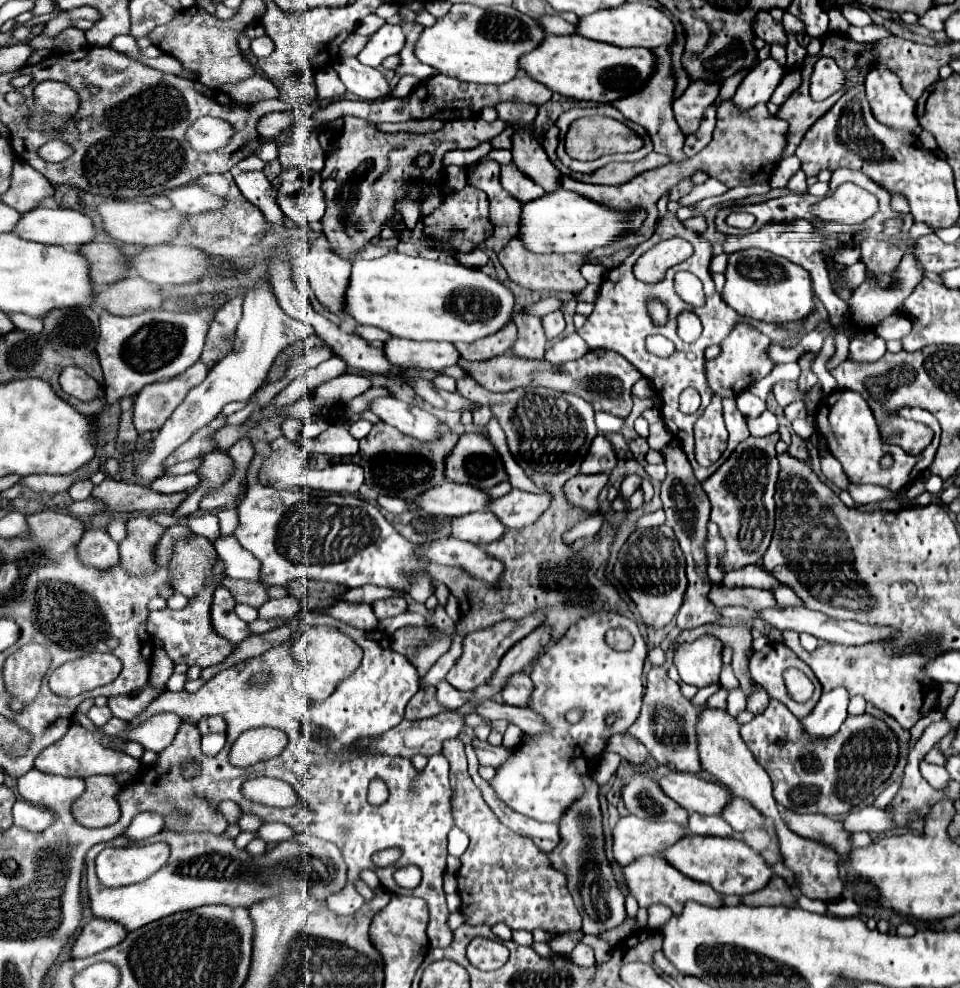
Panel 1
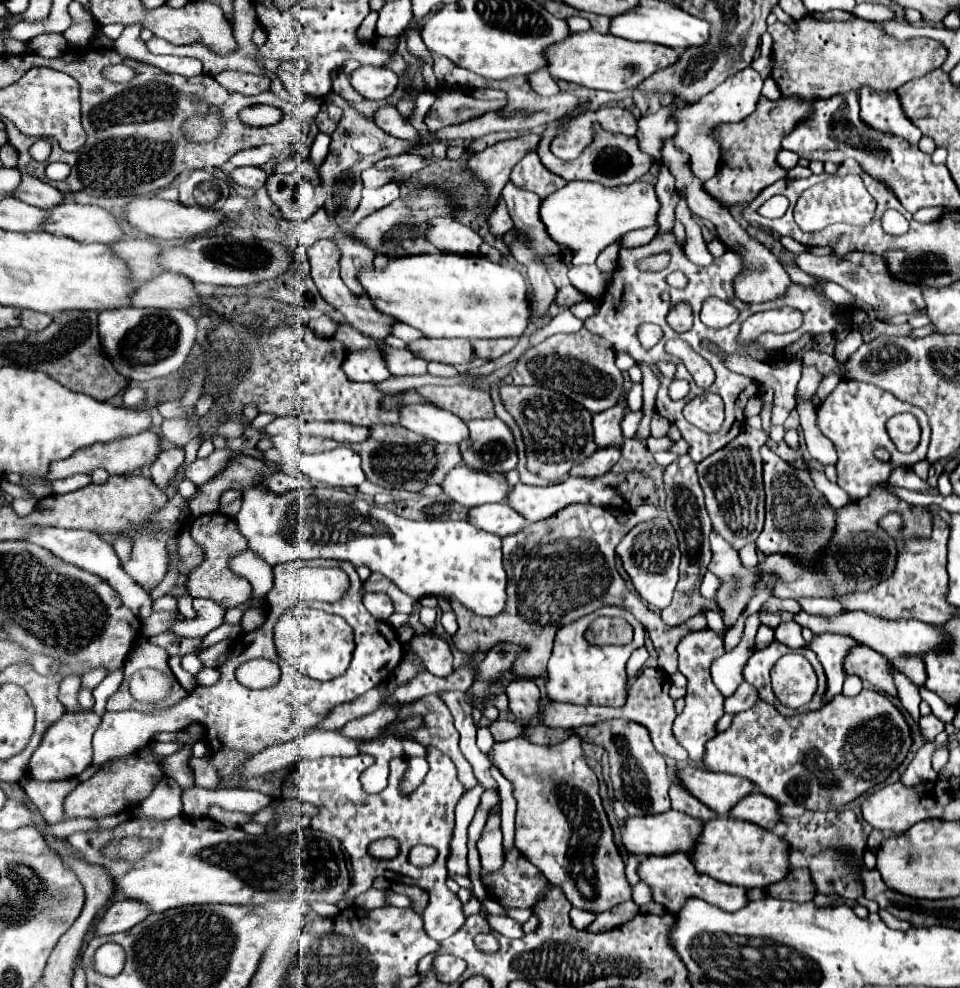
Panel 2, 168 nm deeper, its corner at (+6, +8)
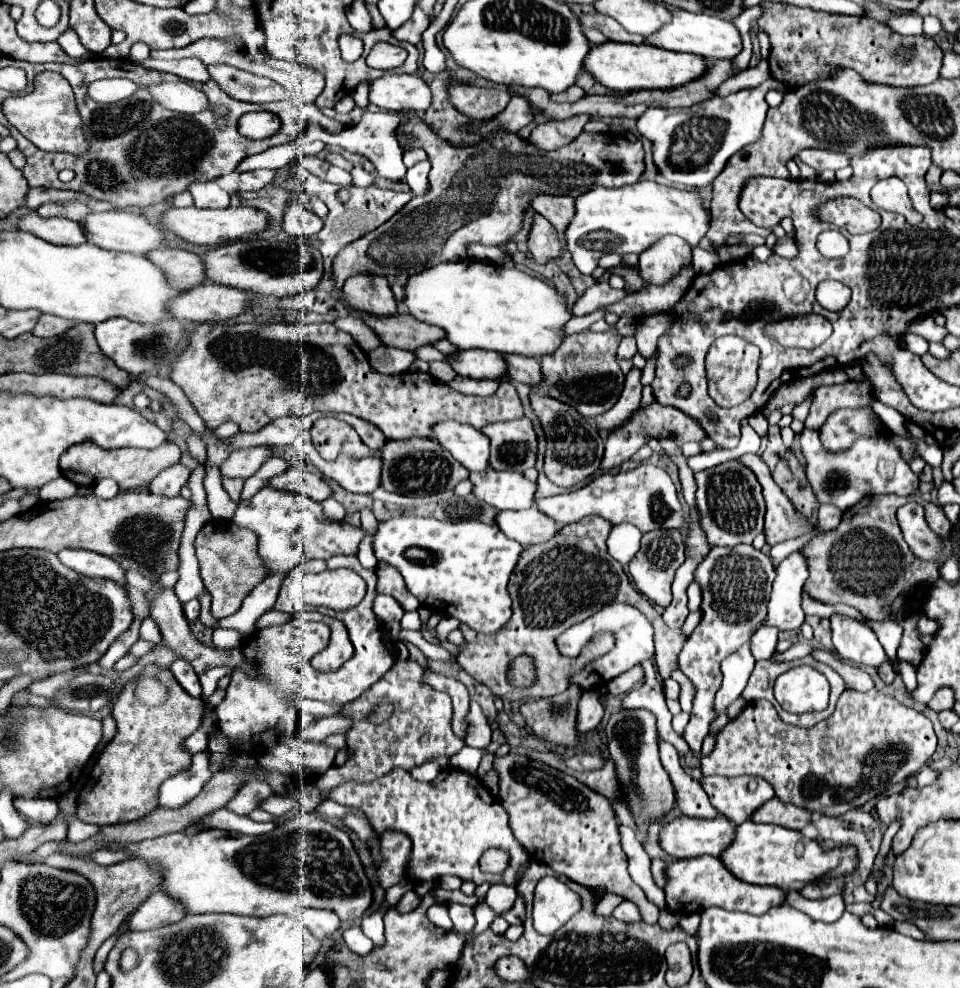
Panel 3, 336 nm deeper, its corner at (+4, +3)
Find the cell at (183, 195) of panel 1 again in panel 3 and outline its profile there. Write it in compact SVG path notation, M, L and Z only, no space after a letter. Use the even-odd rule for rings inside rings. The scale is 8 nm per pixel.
M192 182L188 186L188 192L194 198L196 208L228 208L230 196L226 190L222 190L216 182Z

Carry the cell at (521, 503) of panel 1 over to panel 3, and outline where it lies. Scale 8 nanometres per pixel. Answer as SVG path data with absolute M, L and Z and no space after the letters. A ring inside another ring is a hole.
M646 462L638 464L632 470L620 470L616 474L606 472L602 476L596 476L594 480L590 480L586 486L578 490L550 496L550 498L536 498L534 502L540 508L540 512L552 518L558 526L578 522L590 514L598 514L612 524L630 522L638 526L642 532L650 532L658 528L684 528L686 524L682 504L676 496L676 488L670 476L666 474L664 468Z

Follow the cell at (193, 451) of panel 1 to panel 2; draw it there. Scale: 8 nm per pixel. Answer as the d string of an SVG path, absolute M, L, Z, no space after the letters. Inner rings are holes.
M166 449L160 453L160 457L156 459L156 463L150 467L152 471L152 481L158 485L158 487L166 487L172 477L176 475L176 471L182 467L184 463L184 451L182 449Z

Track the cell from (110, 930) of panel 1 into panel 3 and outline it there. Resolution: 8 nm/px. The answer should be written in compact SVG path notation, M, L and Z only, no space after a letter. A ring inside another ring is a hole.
M152 892L132 914L128 930L152 930L158 926L166 926L184 918L186 912L180 912L164 892Z

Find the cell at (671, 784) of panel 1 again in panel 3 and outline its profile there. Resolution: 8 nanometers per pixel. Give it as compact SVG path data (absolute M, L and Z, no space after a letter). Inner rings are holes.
M702 776L700 786L708 794L712 806L734 826L748 820L760 804L774 798L772 786L758 776Z

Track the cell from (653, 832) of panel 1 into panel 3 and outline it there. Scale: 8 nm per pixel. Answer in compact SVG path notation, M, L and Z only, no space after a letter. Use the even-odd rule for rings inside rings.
M680 816L666 822L660 828L658 842L666 854L672 858L692 858L692 856L718 856L734 836L734 826L716 816L712 820L698 820Z

